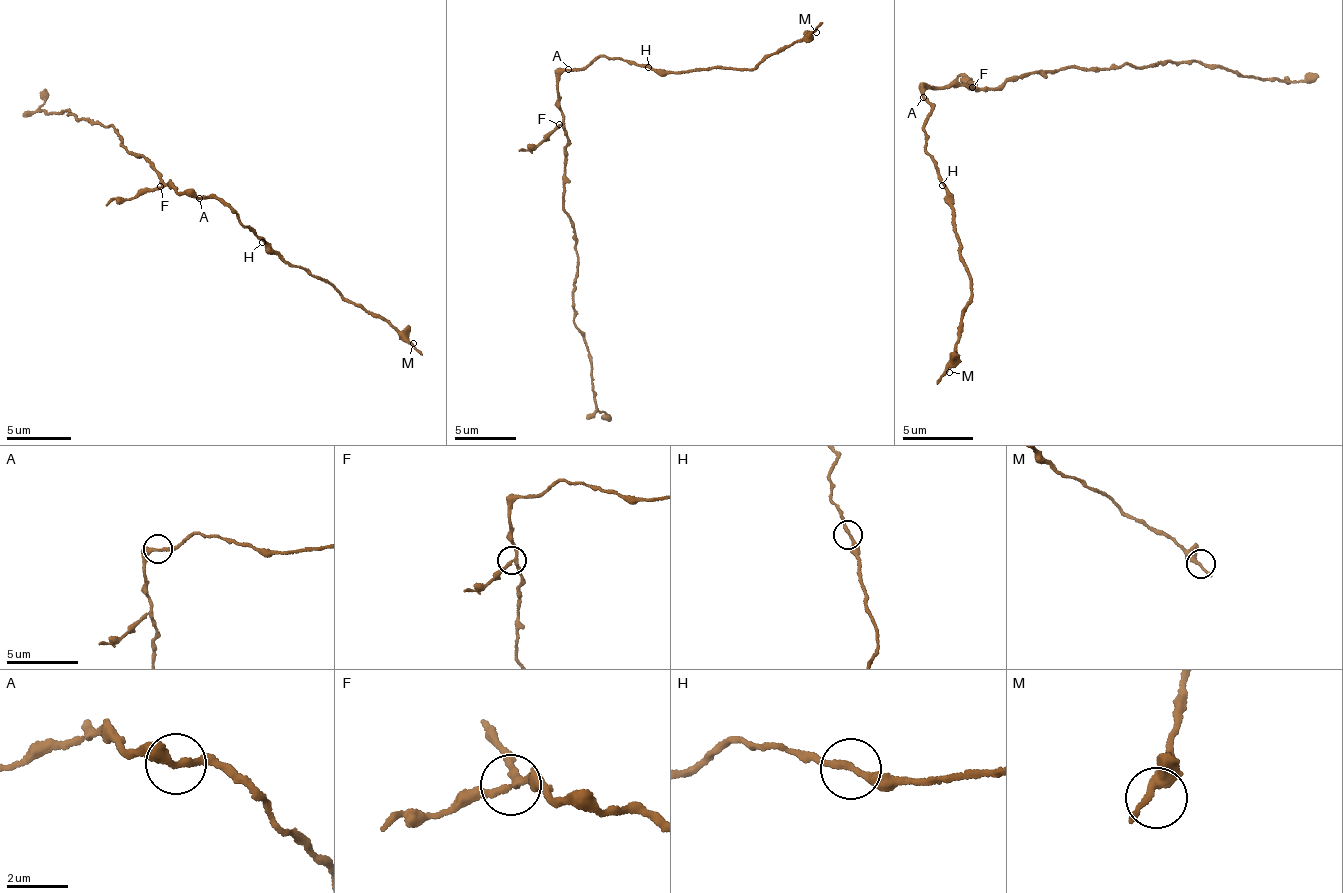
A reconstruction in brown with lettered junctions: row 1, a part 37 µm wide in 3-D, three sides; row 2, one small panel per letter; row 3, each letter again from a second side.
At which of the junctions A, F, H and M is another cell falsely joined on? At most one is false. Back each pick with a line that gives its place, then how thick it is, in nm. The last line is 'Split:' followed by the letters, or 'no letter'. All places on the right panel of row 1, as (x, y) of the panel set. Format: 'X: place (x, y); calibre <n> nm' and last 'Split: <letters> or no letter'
F: place (972, 87); calibre 200 nm
Split: F

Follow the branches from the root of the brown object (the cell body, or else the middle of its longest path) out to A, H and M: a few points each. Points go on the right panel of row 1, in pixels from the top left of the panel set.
A: (972, 88), (966, 89), (961, 85), (932, 91), (928, 88), (923, 97)
H: (972, 88), (966, 89), (961, 85), (926, 90), (924, 95), (932, 102), (923, 130), (924, 141), (942, 185)
M: (972, 88), (928, 88), (924, 95), (932, 102), (924, 141), (973, 283), (949, 372)

